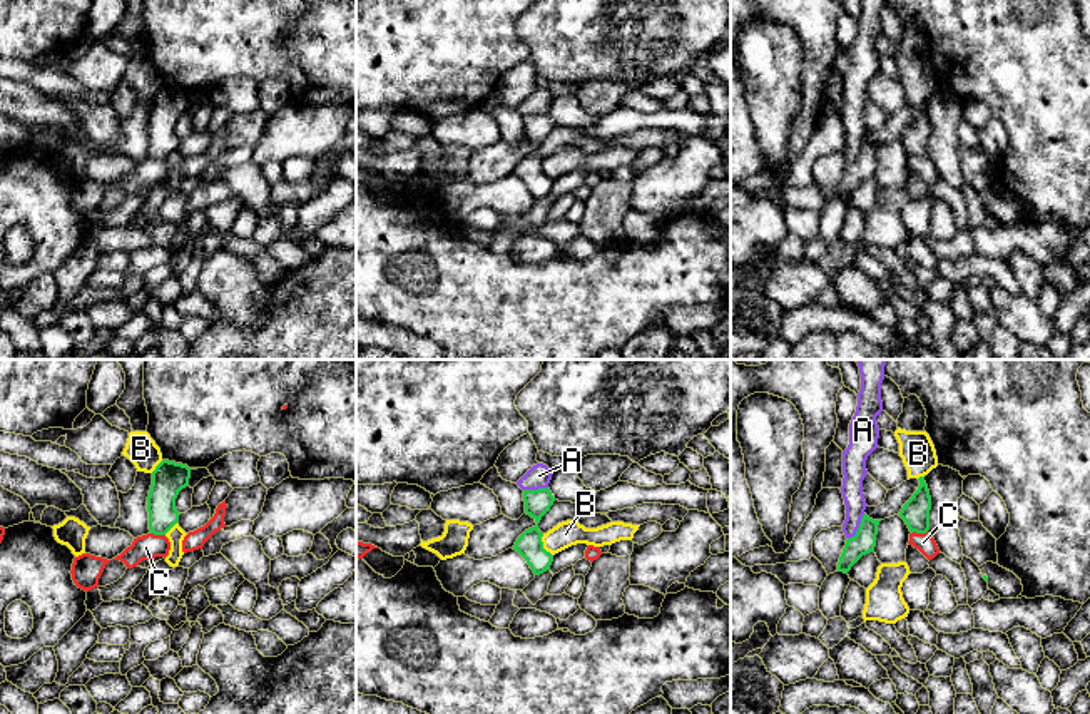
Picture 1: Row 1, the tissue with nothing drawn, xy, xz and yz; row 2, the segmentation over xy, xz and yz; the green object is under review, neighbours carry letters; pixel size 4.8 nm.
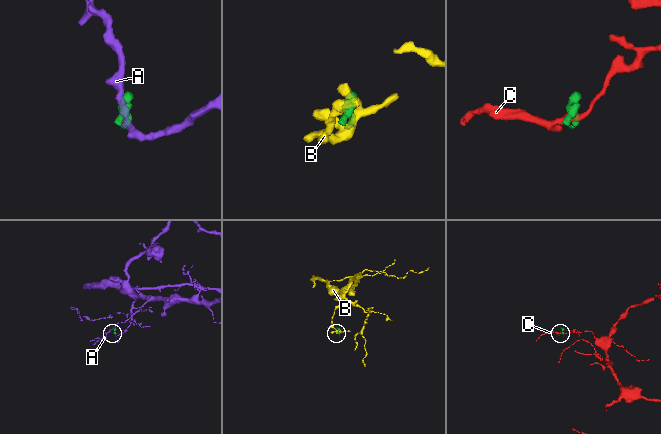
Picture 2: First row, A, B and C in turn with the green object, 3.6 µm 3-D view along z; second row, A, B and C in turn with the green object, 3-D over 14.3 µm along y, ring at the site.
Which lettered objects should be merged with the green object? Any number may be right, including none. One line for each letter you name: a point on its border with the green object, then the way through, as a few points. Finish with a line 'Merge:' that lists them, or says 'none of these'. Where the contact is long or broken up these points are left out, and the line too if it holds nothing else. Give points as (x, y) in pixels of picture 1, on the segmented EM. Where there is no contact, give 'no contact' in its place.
Merge: none of these

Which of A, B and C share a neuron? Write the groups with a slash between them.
A / B / C

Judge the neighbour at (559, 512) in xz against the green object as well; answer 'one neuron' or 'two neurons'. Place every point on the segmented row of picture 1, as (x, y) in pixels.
two neurons

